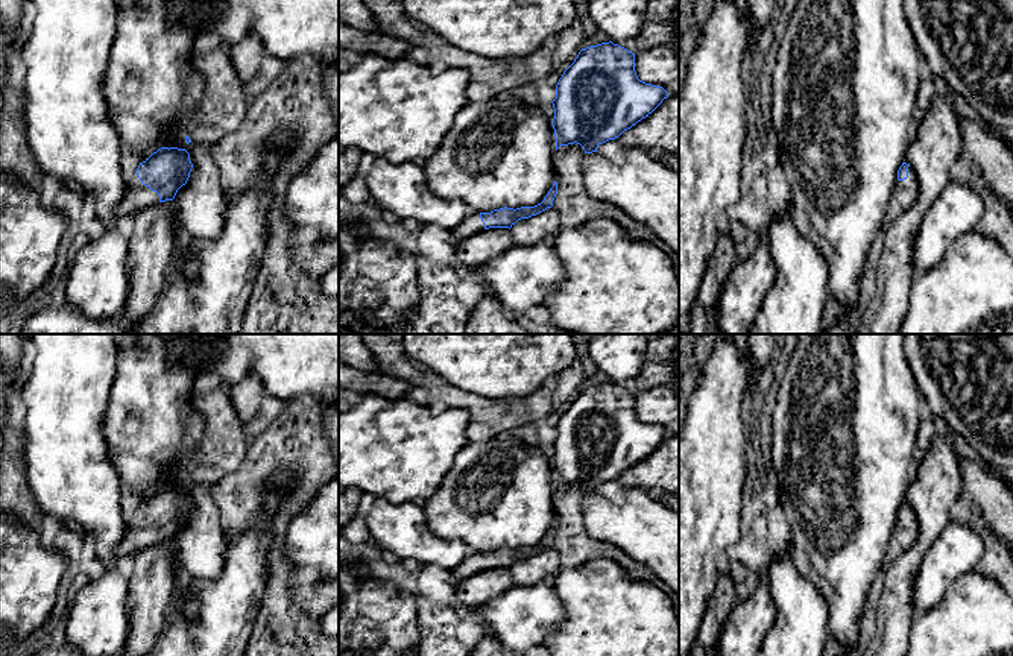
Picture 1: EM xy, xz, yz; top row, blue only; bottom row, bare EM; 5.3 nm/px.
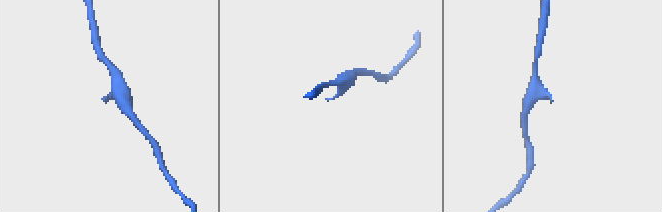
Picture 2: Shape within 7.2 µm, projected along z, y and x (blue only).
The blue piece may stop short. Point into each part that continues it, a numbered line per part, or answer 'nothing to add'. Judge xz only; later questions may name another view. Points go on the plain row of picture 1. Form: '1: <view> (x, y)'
1: xz (473, 564)

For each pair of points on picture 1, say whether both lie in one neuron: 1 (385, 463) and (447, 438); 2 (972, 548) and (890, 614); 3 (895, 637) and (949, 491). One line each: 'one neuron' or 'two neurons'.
1: one neuron
2: two neurons
3: one neuron

